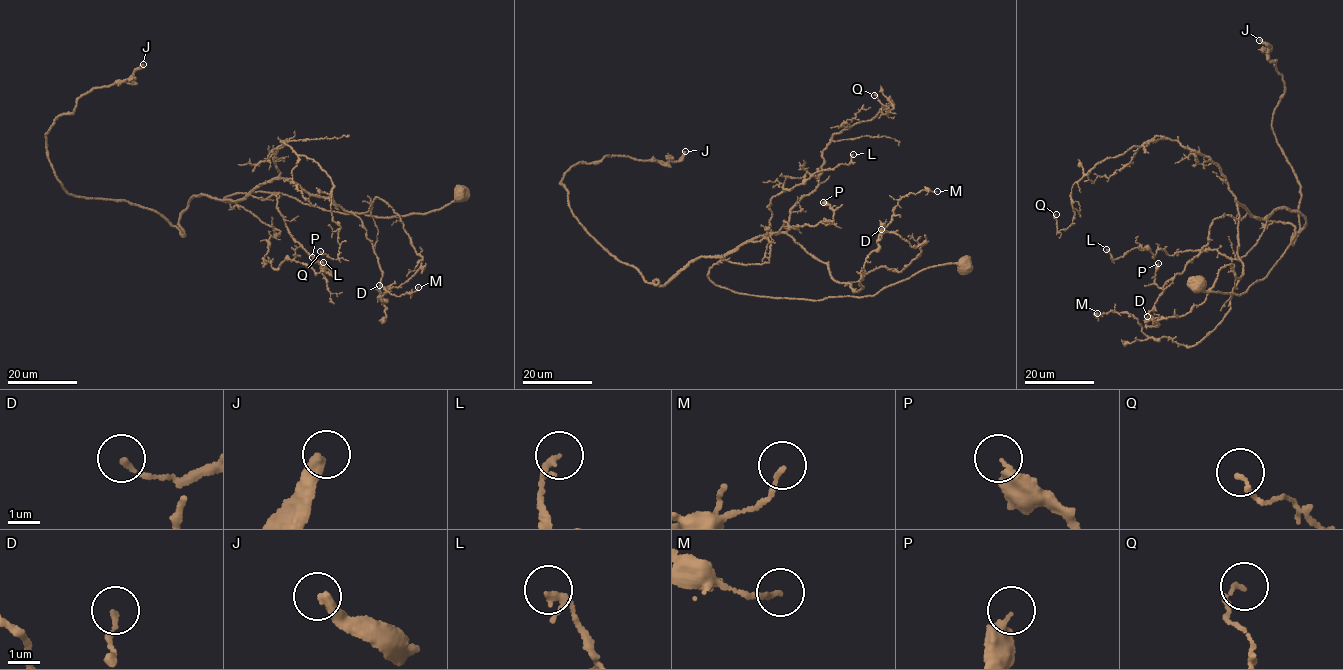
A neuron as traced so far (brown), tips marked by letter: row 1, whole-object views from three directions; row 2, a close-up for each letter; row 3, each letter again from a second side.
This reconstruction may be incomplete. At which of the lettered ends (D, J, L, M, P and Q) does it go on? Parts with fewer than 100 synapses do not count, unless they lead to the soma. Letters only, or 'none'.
J

